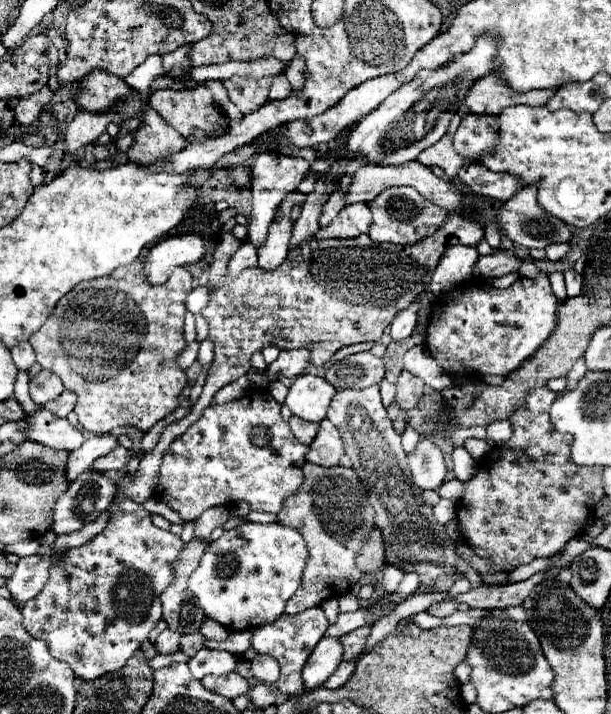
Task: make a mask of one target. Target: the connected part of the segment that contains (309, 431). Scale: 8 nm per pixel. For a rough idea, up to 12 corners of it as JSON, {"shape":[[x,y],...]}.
{"shape":[[290,417],[292,433],[298,441],[310,445],[316,437],[318,423]]}

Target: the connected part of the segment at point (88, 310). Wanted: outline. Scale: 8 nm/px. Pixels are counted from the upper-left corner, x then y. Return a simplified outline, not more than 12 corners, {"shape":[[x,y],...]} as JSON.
{"shape":[[192,275],[78,283],[30,337],[84,431],[176,409]]}

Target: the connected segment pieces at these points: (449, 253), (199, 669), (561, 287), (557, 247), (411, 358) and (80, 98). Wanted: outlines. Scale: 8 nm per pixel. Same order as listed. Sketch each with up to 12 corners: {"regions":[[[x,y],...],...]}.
{"regions":[[[448,247],[438,261],[428,289],[450,291],[472,275],[478,251]],[[200,649],[190,661],[196,679],[226,675],[238,657],[228,651]],[[552,273],[550,283],[558,301],[566,301],[563,273]],[[552,243],[546,247],[548,259],[562,259],[568,243]],[[426,347],[404,353],[404,369],[440,391],[454,385]],[[96,71],[82,77],[72,99],[106,111],[130,91],[120,77]]]}

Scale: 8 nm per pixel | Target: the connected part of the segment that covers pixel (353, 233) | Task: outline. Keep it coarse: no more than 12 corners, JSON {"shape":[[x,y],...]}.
{"shape":[[366,203],[346,205],[316,239],[348,239],[368,233],[372,213]]}

